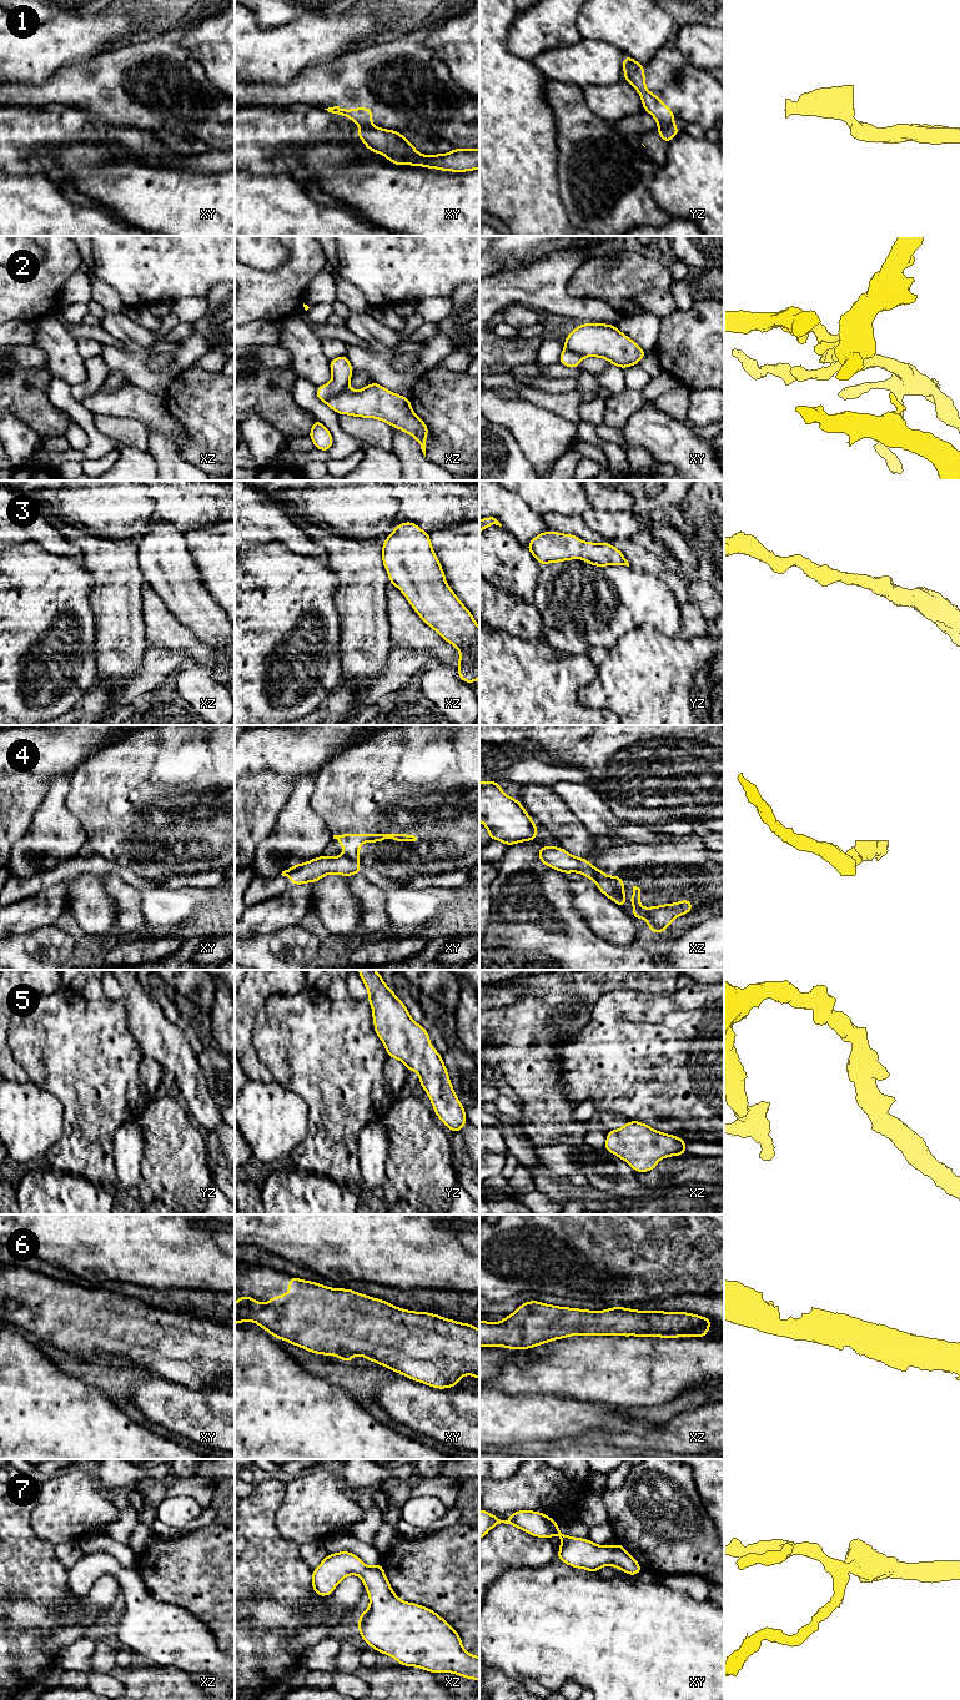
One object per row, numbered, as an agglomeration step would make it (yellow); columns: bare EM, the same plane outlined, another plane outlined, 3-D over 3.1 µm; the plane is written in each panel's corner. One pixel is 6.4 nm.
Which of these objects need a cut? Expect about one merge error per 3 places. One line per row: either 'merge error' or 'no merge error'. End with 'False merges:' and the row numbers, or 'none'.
1: merge error
2: merge error
3: no merge error
4: merge error
5: no merge error
6: no merge error
7: no merge error
False merges: 1, 2, 4

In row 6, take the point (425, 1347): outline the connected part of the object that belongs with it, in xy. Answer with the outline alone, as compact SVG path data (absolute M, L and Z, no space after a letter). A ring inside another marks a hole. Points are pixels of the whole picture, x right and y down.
M290 1276L288 1293L272 1297L267 1303L248 1296L238 1297L235 1303L235 1324L242 1321L256 1322L275 1338L308 1352L336 1354L343 1362L351 1362L358 1354L391 1372L438 1389L457 1387L467 1374L479 1379L477 1327L429 1312L402 1309L353 1289L336 1289Z

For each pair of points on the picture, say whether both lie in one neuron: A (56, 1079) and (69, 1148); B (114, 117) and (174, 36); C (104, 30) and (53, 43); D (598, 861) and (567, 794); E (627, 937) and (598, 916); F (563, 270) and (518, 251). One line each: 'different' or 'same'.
A: same
B: same
C: same
D: different
E: same
F: different

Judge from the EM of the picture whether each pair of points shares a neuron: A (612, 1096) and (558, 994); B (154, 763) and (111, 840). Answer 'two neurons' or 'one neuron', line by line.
A: two neurons
B: one neuron

